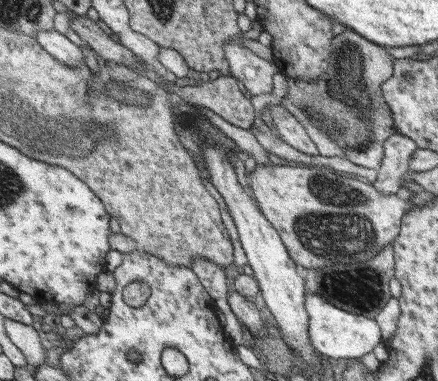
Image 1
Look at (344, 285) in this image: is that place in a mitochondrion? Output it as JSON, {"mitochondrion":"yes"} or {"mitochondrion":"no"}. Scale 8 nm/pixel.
{"mitochondrion":"yes"}

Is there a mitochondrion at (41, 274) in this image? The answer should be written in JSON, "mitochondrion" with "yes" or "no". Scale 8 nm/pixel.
{"mitochondrion":"no"}

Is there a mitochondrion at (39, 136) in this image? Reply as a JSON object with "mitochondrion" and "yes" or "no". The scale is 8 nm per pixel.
{"mitochondrion":"yes"}

